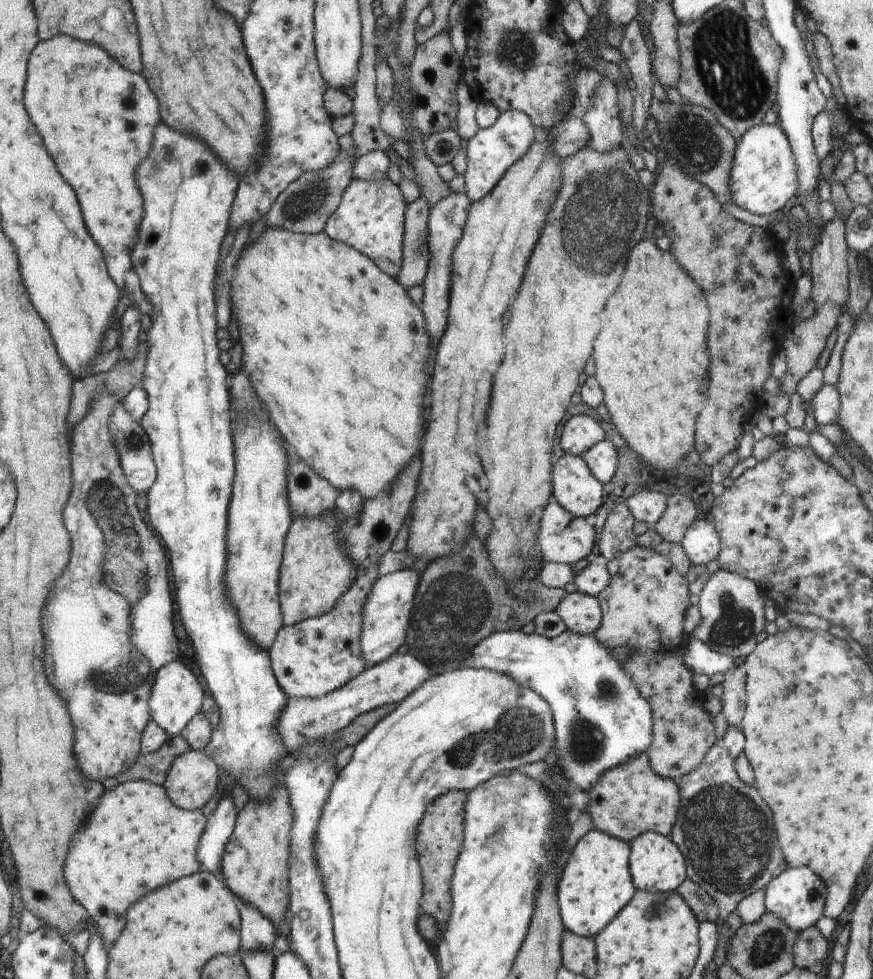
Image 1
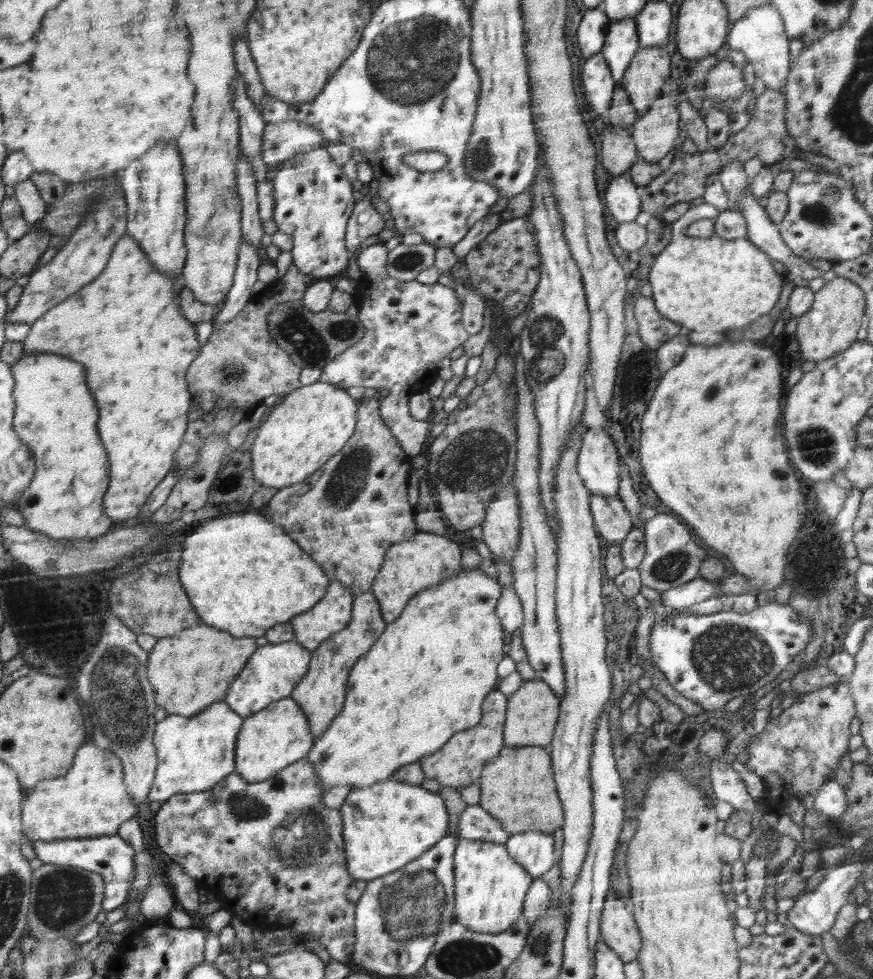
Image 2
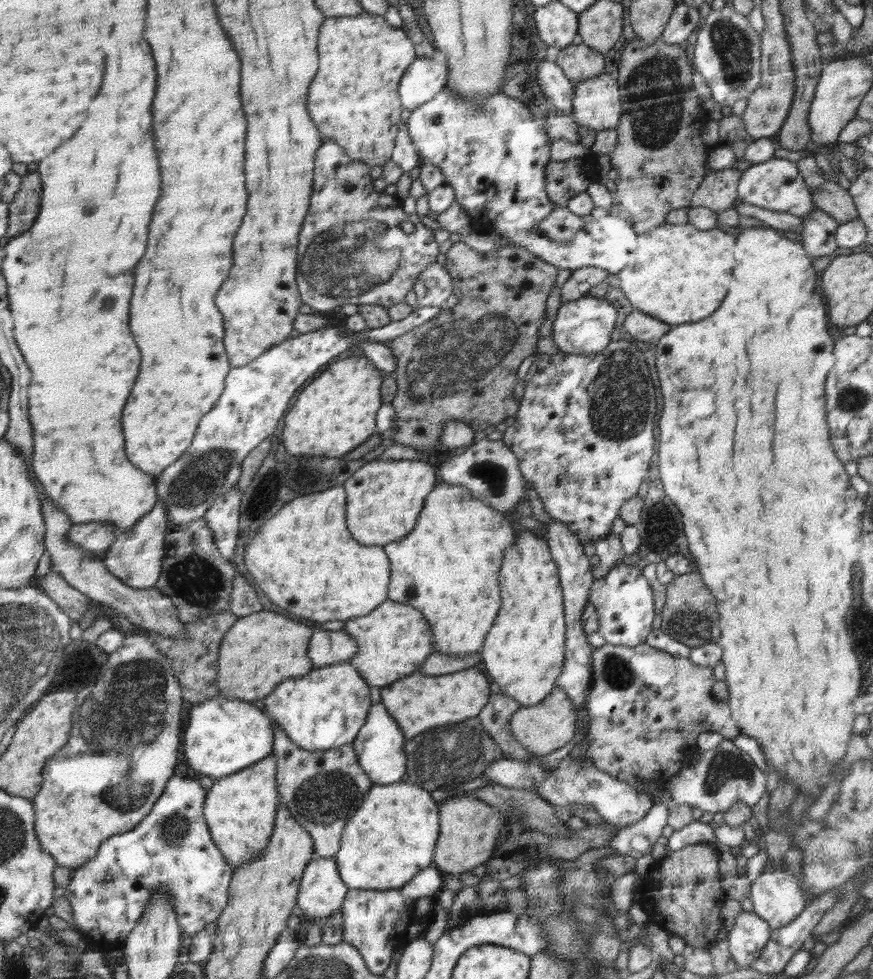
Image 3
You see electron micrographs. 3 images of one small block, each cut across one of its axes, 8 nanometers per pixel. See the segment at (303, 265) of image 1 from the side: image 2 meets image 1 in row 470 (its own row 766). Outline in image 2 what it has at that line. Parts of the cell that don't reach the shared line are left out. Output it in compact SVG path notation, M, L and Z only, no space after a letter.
M479 568L466 569L464 572L459 572L459 574L444 580L439 586L428 588L428 592L416 594L416 600L412 600L412 604L407 604L408 612L404 612L404 616L400 616L400 620L396 620L396 624L387 623L380 640L376 640L376 644L351 668L347 678L346 704L343 704L344 712L340 712L340 716L336 716L336 724L332 724L332 728L328 728L322 736L314 740L314 746L307 754L307 759L315 765L315 771L321 780L324 792L330 791L332 787L344 785L348 785L351 790L364 788L393 778L394 772L398 771L400 767L406 767L407 764L418 761L418 758L440 750L450 740L450 736L467 731L480 722L480 718L482 718L480 706L482 706L486 694L492 692L496 682L498 682L497 666L504 656L504 650L502 650L502 644L504 644L502 642L503 623L498 615L498 602L502 594L503 588L500 588L500 584L496 582L495 578L486 575Z

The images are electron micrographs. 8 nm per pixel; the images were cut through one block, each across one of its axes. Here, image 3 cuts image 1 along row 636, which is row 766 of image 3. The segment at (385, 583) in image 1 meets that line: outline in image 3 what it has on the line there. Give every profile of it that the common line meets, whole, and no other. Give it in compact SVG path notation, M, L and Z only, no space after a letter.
M378 702L371 705L365 723L358 731L351 745L355 749L363 771L367 773L367 776L374 784L387 785L400 781L406 772L407 758L403 751L405 741L406 738L396 720L392 718L386 707Z

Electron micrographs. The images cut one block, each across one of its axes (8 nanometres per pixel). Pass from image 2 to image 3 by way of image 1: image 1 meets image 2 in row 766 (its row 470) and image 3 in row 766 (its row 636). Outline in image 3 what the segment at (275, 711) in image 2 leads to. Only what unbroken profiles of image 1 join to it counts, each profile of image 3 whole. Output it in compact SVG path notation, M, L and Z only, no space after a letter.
M273 752L243 771L217 779L208 795L205 812L211 833L220 850L236 869L259 858L265 851L273 833L277 808L280 805L276 792L278 761Z

